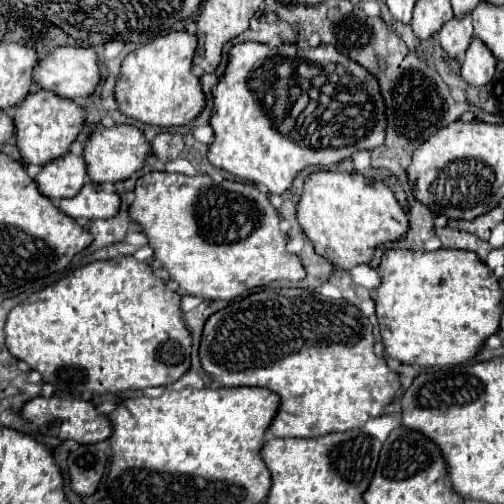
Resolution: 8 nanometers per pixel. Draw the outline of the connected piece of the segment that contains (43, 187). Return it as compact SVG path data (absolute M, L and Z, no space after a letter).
M65 154L47 162L35 176L39 192L53 202L61 198L73 198L81 190L85 180L85 162L81 156L75 154Z

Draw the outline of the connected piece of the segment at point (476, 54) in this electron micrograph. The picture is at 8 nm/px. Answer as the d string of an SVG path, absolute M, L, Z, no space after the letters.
M471 42L469 50L465 52L465 60L461 64L461 78L471 86L485 86L485 82L491 82L495 72L495 58L489 54L489 48L483 42Z

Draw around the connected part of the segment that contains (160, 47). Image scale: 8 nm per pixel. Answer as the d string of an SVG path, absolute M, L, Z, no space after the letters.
M171 32L125 56L115 80L115 100L121 114L155 126L183 126L197 118L205 106L201 82L191 74L197 38L187 32Z

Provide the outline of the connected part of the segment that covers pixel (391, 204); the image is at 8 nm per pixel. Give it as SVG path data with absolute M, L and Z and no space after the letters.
M311 172L297 204L297 222L321 258L349 270L371 260L377 244L399 240L407 232L405 210L381 182L349 172Z

